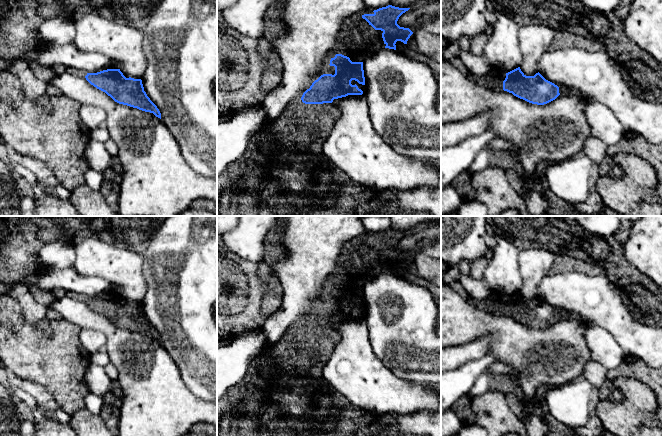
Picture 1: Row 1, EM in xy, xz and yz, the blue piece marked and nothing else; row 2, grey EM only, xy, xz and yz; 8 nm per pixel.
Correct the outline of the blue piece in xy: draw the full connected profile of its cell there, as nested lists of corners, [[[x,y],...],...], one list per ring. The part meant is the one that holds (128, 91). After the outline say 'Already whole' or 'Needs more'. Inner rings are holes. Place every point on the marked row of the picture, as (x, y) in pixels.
[[[120,69],[87,73],[85,78],[91,85],[105,92],[115,102],[153,113],[161,119],[161,113],[144,91],[141,79],[126,78]]]. Already whole

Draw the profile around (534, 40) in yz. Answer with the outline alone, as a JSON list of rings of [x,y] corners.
[[[524,25],[519,29],[519,46],[522,54],[521,71],[526,76],[539,72],[538,63],[542,55],[550,50],[555,39],[555,30],[546,25]]]

